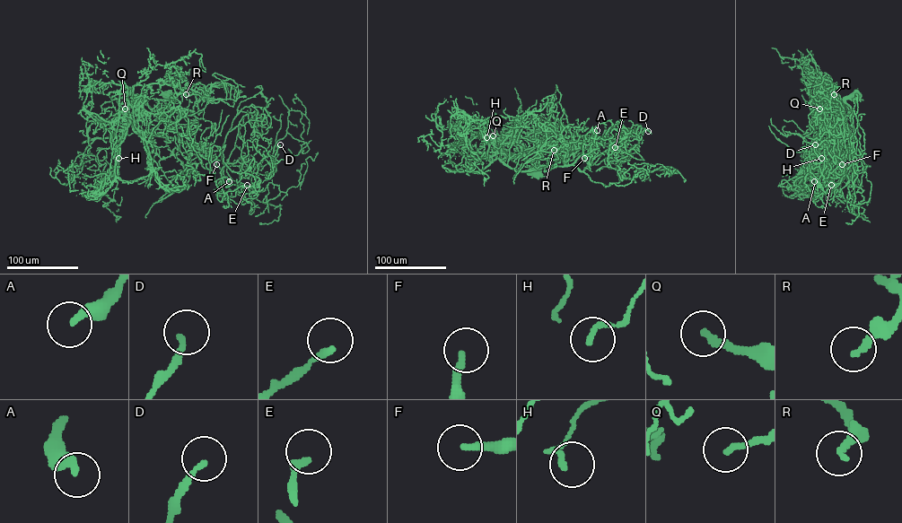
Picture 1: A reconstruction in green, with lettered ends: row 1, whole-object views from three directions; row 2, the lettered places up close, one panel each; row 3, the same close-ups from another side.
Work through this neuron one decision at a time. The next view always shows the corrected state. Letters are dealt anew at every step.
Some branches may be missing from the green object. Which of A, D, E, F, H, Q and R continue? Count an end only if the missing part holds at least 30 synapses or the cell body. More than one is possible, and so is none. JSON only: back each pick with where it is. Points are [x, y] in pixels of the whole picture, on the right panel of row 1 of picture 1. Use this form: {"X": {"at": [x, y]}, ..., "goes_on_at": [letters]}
{"A": {"at": [814, 181]}, "F": {"at": [842, 164]}, "R": {"at": [834, 94]}, "goes_on_at": ["A", "F", "R"]}

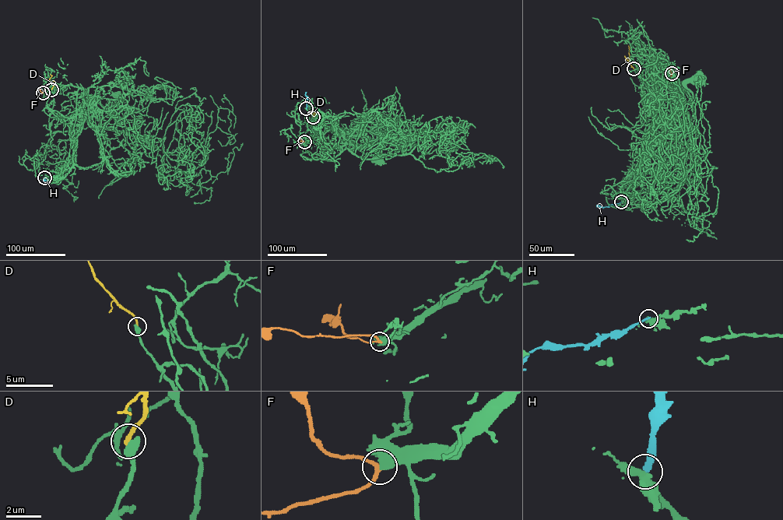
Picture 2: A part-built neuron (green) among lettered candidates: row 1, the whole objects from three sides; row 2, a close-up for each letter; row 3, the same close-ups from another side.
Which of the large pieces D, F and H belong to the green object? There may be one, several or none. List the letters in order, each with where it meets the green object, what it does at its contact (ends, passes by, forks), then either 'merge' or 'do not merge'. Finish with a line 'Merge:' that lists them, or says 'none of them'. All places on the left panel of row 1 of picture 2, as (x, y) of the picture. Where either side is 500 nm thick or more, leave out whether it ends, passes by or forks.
D: meets green at (51, 89); do not merge
F: meets green at (43, 93); do not merge
H: meets green at (44, 177); it ends there; do not merge
Merge: none of them

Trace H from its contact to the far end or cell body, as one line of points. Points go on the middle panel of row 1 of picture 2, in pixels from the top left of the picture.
H: (306, 108), (306, 92)

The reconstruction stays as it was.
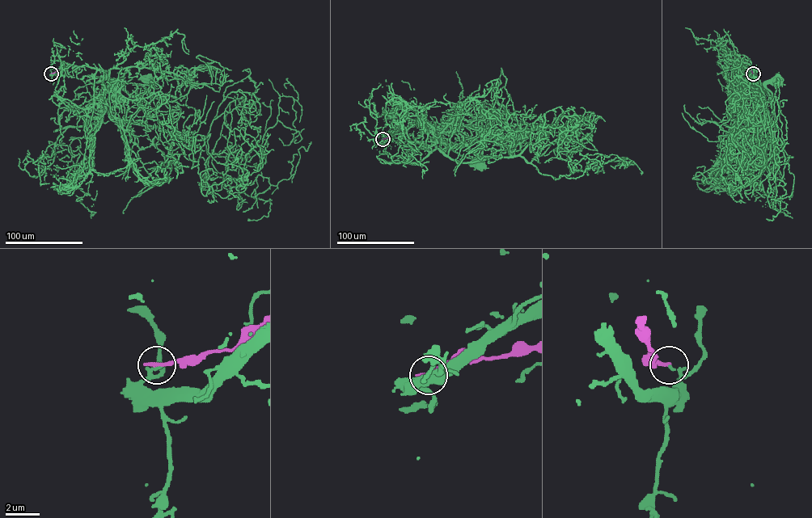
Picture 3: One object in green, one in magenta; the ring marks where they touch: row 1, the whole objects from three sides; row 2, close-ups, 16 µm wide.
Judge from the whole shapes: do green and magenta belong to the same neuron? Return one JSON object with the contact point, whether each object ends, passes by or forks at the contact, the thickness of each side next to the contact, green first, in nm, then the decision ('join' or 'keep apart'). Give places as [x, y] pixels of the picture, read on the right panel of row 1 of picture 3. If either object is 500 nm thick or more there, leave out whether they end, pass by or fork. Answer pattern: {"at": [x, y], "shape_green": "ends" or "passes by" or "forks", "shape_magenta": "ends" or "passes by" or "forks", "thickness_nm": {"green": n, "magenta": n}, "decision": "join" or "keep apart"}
{"at": [753, 73], "shape_green": "passes by", "shape_magenta": "ends", "thickness_nm": {"green": 150, "magenta": 240}, "decision": "keep apart"}

